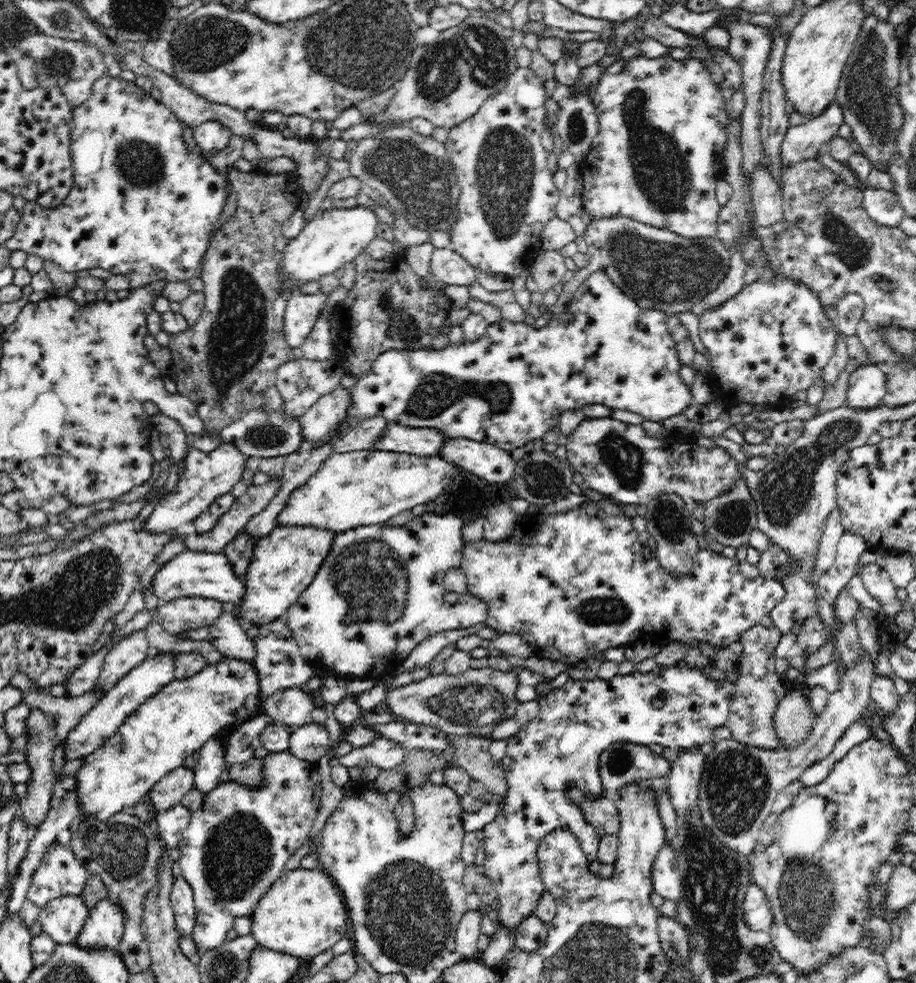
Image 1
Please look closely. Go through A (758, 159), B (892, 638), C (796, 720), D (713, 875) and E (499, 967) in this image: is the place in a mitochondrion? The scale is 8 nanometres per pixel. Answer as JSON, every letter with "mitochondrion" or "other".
{"A":"other","B":"other","C":"mitochondrion","D":"mitochondrion","E":"other"}

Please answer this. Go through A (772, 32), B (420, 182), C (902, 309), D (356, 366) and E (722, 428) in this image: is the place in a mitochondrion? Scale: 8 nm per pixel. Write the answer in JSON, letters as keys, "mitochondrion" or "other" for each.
{"A":"other","B":"mitochondrion","C":"other","D":"other","E":"other"}

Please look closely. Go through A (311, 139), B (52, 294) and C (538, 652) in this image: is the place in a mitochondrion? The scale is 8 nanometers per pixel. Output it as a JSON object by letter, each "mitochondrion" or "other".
{"A":"other","B":"other","C":"other"}

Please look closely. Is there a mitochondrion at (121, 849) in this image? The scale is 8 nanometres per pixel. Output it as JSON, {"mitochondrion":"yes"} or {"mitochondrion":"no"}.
{"mitochondrion":"yes"}

